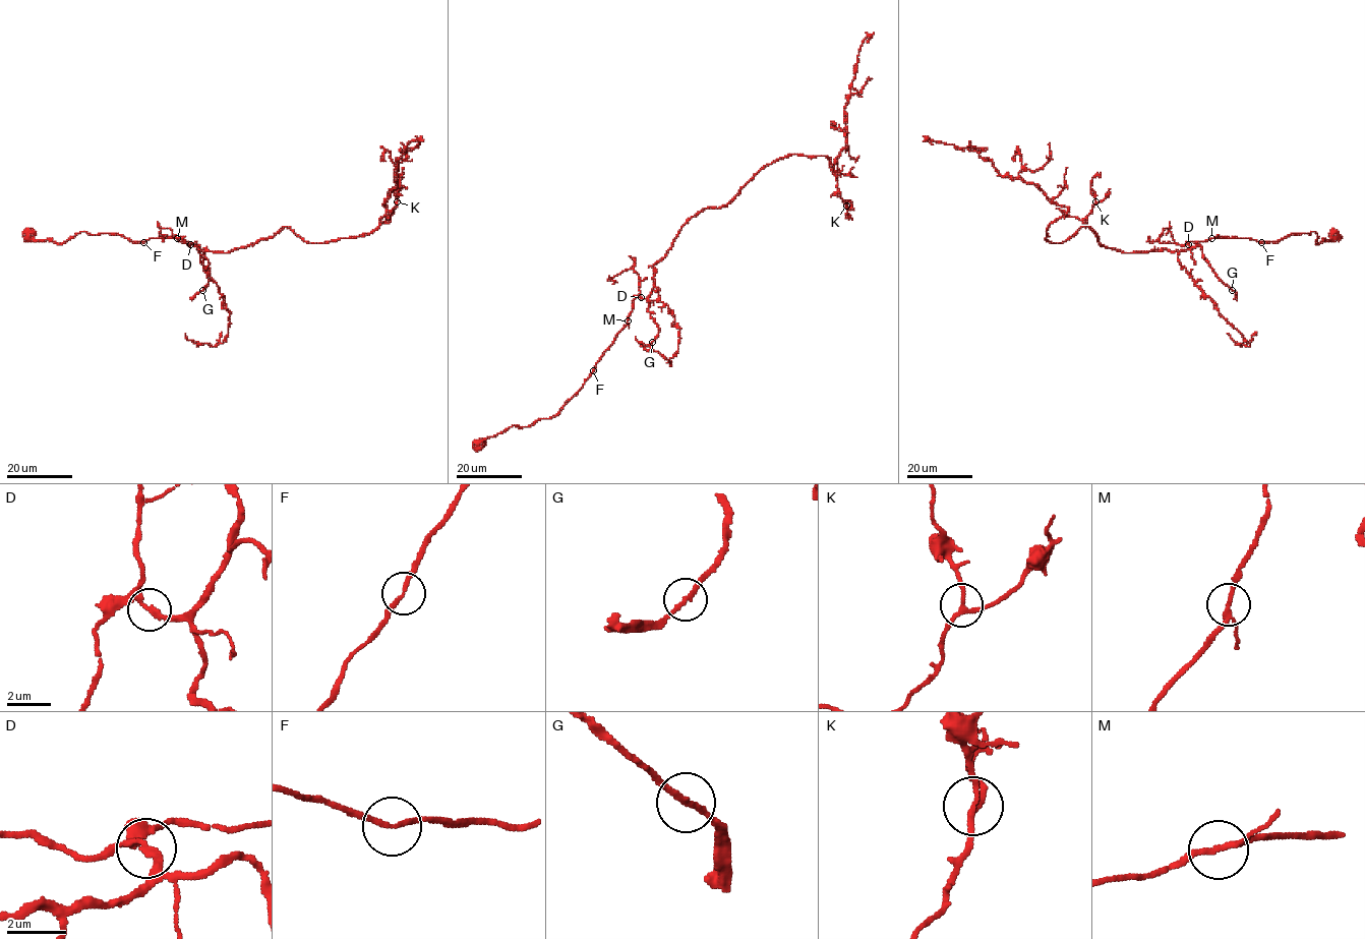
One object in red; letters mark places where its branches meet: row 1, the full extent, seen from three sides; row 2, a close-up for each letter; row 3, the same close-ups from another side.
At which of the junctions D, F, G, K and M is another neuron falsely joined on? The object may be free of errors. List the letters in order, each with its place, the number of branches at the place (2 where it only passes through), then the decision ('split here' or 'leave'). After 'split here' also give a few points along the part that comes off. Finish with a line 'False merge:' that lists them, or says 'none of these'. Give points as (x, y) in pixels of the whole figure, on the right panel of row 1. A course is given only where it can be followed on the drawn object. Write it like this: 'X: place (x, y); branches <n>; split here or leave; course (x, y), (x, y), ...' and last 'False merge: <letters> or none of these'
D: place (1188, 244); branches 3; leave
F: place (1261, 242); branches 2; leave
G: place (1232, 290); branches 2; leave
K: place (1095, 201); branches 3; leave
M: place (1211, 238); branches 3; leave
False merge: none of these

